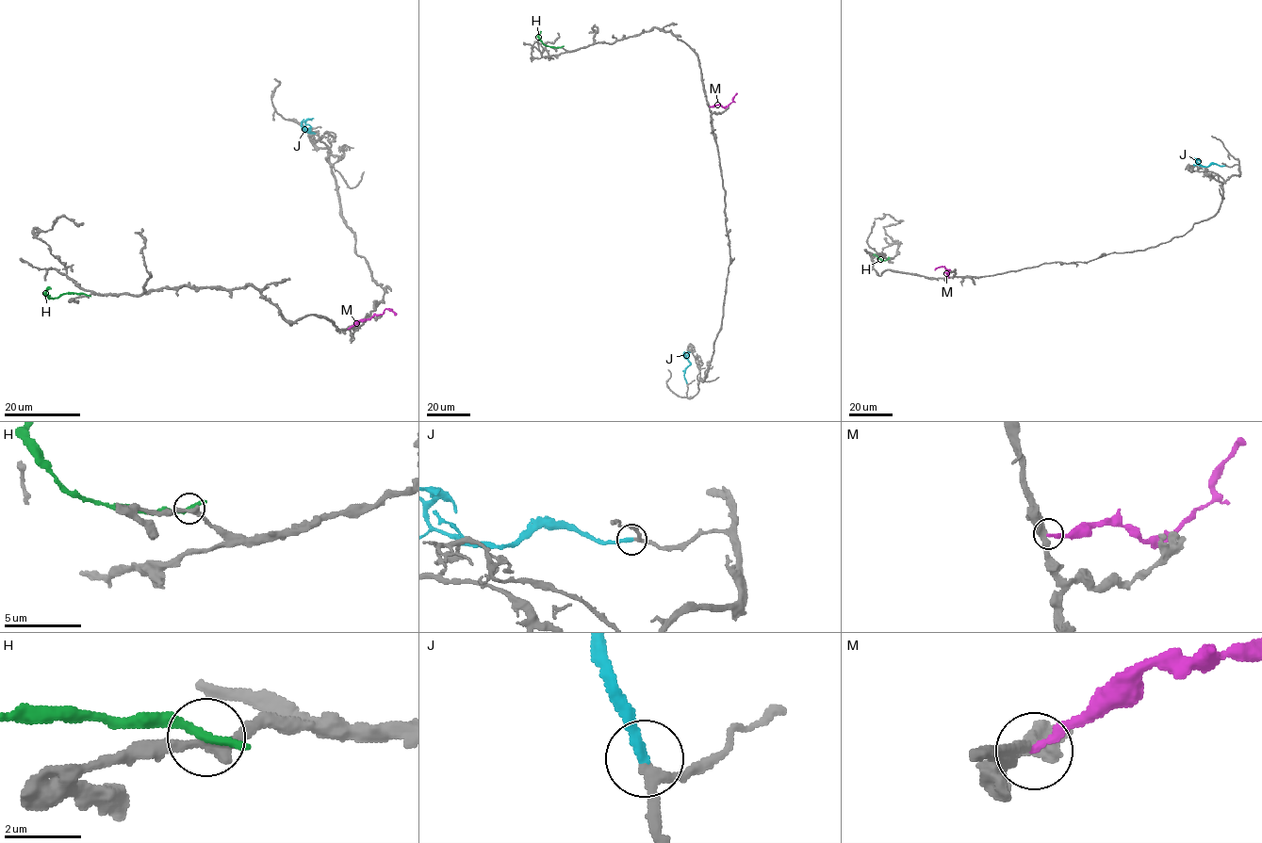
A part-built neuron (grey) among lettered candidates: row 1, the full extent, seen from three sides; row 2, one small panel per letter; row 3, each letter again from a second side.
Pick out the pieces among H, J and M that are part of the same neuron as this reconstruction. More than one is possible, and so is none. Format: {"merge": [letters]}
{"merge": ["J"]}

